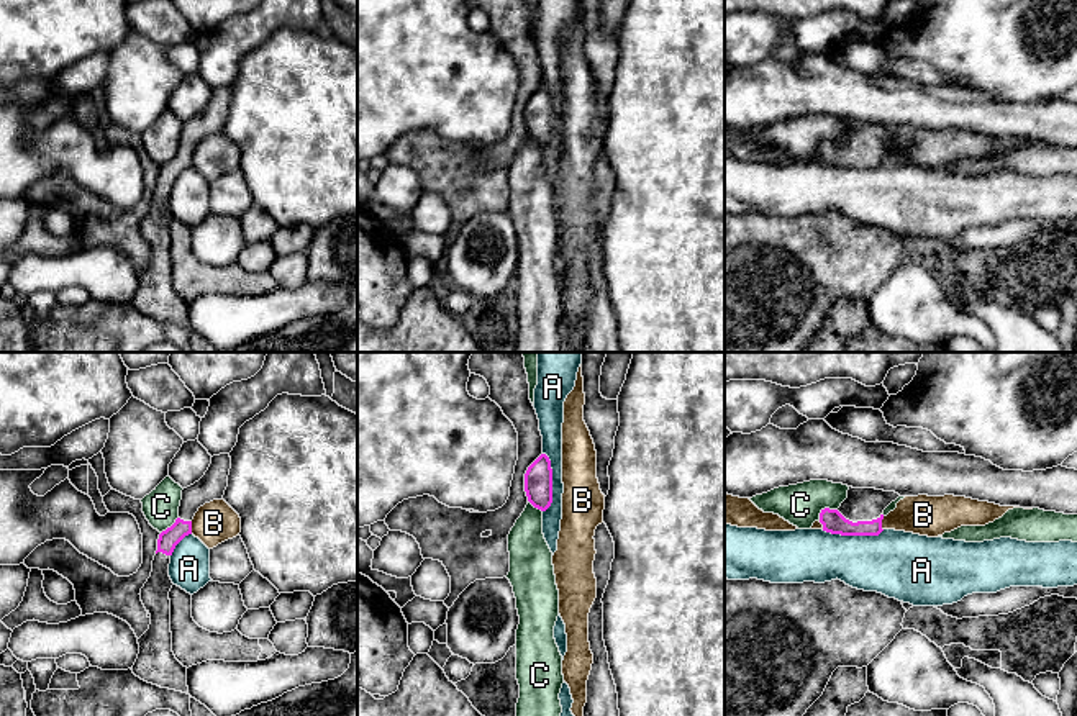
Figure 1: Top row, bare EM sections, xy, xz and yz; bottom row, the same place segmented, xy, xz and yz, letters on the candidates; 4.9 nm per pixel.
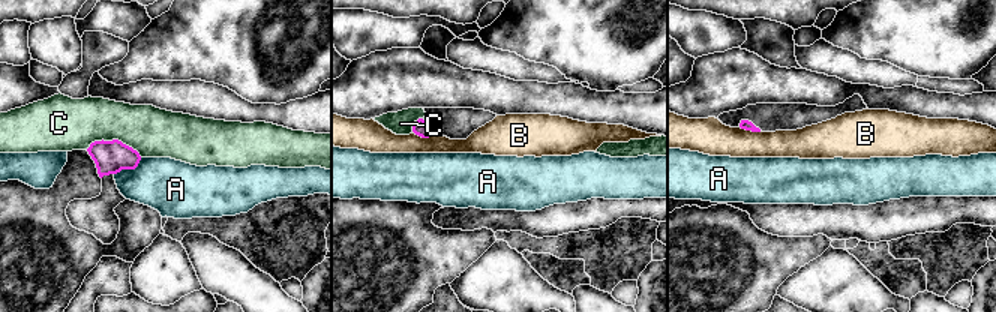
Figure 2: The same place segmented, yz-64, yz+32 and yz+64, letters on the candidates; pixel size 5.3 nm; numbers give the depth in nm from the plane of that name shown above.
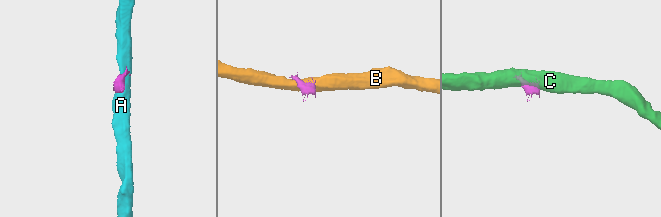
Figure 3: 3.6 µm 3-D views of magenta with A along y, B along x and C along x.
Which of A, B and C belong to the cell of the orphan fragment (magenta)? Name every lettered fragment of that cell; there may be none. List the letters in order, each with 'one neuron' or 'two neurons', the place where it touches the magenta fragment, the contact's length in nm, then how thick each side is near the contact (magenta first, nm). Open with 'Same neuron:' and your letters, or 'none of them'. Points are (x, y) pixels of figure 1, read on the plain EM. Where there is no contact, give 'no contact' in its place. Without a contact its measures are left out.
Same neuron: none of them
A: two neurons; meets magenta in xz at (551, 115); contact 300 nm long; 140 nm thick on the magenta side, 110 nm on the other
B: two neurons; meets magenta in yz at (881, 156); contact 70 nm long; 110 nm thick on the magenta side, 200 nm on the other
C: two neurons; meets magenta in yz at (825, 141); contact 110 nm long; 110 nm thick on the magenta side, 200 nm on the other

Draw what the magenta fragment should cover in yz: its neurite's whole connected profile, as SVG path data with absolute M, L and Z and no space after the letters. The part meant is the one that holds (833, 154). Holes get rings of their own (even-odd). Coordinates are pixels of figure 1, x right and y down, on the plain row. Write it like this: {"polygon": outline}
{"polygon": "M849 120L848 131L838 143L821 143L820 156L831 167L879 169L884 164L882 146L898 129L895 125Z"}

